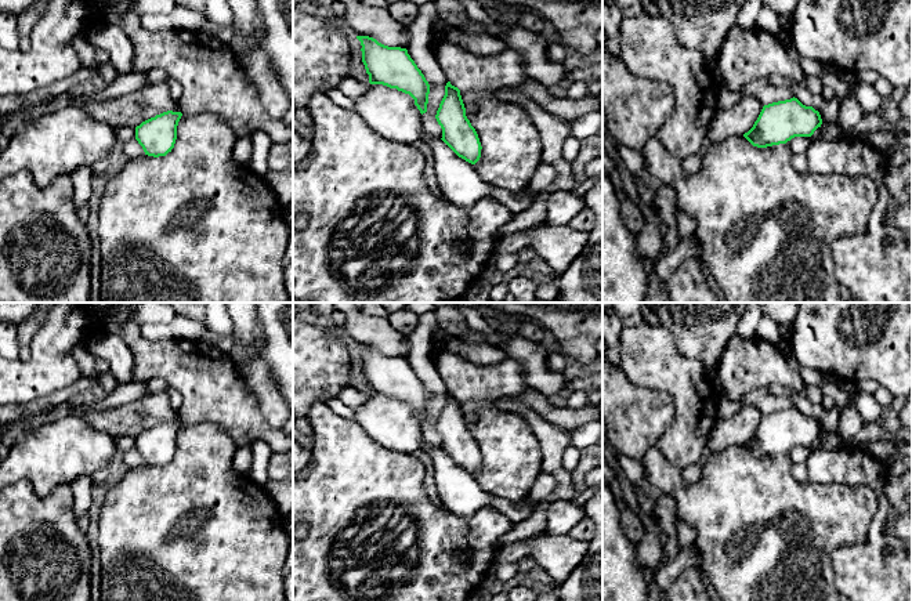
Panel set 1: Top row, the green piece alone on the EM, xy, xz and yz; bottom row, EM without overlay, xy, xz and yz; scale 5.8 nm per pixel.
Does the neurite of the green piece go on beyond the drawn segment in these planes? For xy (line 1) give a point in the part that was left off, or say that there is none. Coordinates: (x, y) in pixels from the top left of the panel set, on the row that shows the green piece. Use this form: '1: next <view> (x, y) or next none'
1: next none

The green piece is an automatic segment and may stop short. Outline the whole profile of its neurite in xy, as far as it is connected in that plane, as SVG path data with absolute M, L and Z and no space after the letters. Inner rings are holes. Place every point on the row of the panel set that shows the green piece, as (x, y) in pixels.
M167 111L135 127L135 140L142 146L145 155L159 158L171 152L181 116L181 112Z

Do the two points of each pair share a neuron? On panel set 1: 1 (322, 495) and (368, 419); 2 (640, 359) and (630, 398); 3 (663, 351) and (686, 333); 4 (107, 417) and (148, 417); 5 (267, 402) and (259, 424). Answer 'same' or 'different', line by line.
1: different
2: different
3: different
4: same
5: different

